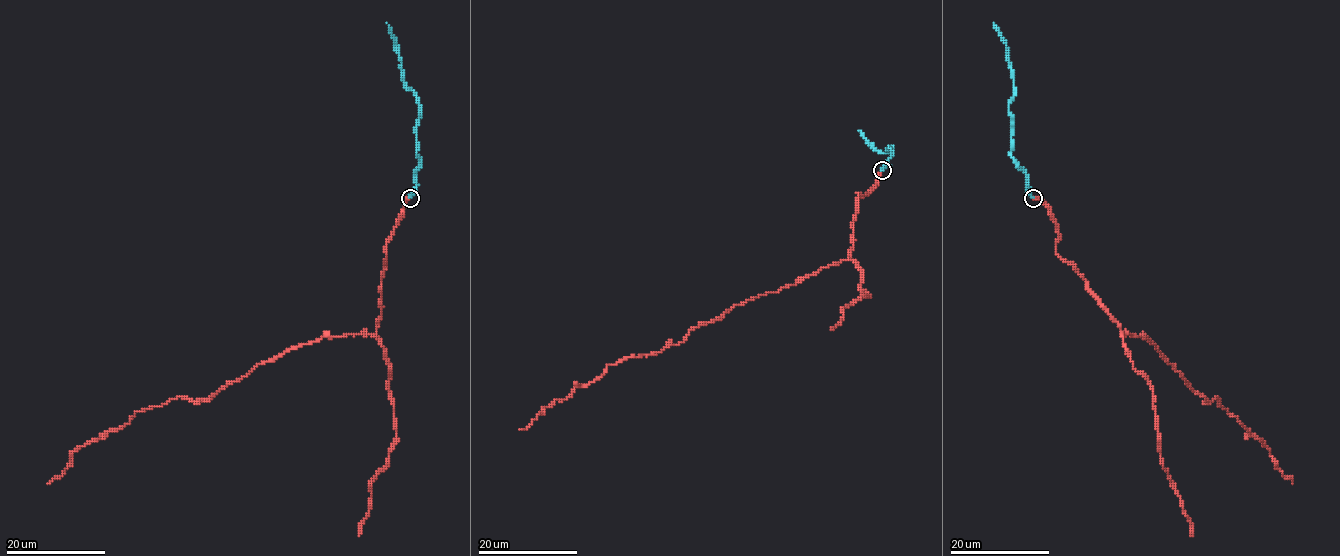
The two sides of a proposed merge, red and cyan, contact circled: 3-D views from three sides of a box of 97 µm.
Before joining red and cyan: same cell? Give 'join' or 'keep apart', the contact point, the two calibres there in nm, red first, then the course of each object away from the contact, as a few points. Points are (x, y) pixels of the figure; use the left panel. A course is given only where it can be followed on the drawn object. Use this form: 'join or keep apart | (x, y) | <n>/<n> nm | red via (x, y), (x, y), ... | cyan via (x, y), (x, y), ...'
join | (410, 198) | 320/220 nm | red via (409, 198), (387, 242), (374, 335), (325, 337), (209, 399), (136, 411), (48, 483) | cyan via (409, 198), (415, 188), (419, 166), (415, 124), (419, 103), (413, 90), (405, 85), (398, 46), (387, 23)

